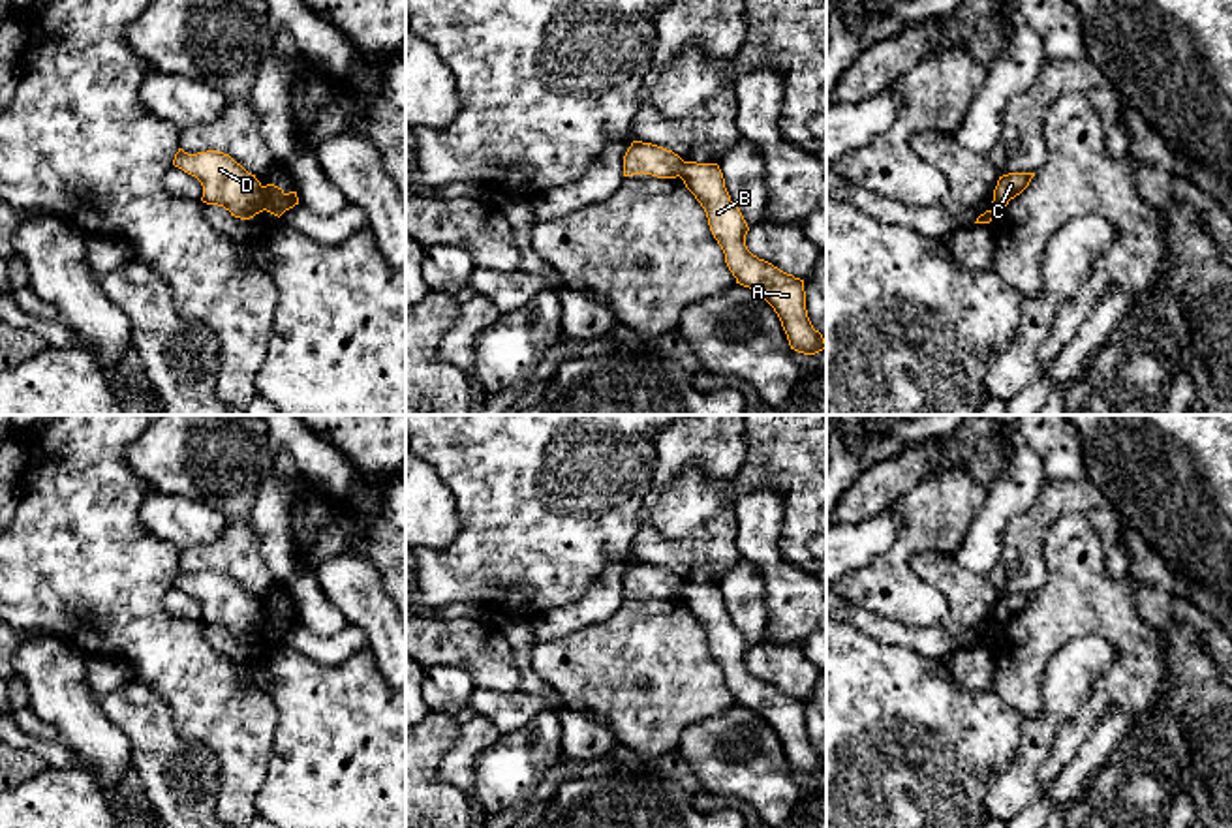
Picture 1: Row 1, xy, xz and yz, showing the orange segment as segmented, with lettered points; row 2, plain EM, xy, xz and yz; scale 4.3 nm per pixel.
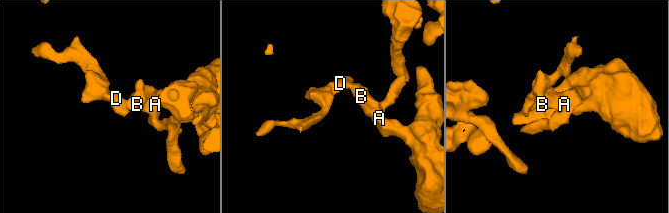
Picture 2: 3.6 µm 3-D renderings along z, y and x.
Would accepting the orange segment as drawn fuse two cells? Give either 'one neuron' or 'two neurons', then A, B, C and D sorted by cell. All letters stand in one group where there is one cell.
two neurons | A B C / D

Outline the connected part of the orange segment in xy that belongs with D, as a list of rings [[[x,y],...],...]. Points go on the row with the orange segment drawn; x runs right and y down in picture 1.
[[[178,148],[173,165],[201,182],[201,201],[207,205],[223,207],[240,220],[250,220],[265,210],[261,182],[229,154],[218,150],[188,154]]]

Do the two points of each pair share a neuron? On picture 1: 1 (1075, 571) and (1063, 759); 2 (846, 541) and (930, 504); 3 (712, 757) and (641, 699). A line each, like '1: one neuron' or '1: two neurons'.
1: one neuron
2: two neurons
3: two neurons

